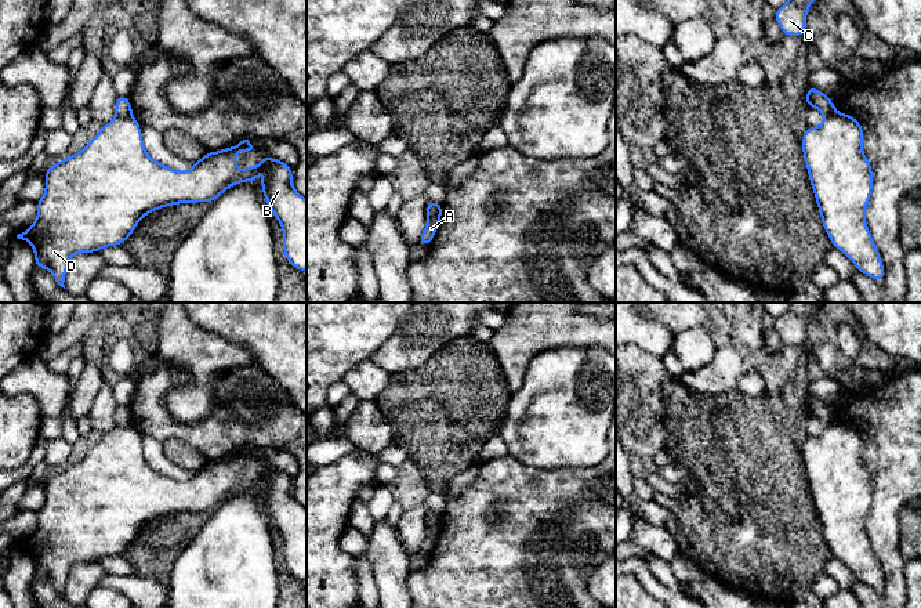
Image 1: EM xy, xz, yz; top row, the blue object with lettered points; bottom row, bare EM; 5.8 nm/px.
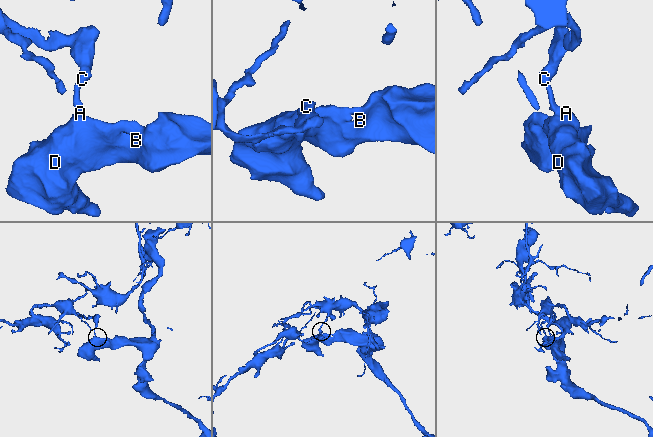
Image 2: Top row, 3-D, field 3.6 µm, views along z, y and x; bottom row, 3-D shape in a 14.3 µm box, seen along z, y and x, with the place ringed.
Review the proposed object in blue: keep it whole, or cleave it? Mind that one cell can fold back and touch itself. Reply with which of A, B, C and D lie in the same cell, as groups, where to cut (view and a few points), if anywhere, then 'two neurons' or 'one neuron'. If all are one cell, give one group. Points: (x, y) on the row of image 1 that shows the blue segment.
A B D / C; cut in xy along (131, 114), (116, 116); two neurons

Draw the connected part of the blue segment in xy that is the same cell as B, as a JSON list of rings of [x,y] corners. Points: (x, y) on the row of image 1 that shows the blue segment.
[[[133,115],[116,116],[112,122],[102,126],[95,137],[76,155],[65,156],[64,160],[52,164],[44,171],[46,191],[36,202],[37,217],[35,222],[17,238],[26,240],[35,250],[35,267],[47,268],[55,282],[65,289],[65,275],[70,258],[76,253],[98,253],[104,247],[122,246],[134,232],[138,222],[149,213],[166,206],[180,203],[210,205],[221,196],[228,188],[239,182],[251,182],[257,180],[261,170],[268,171],[268,177],[261,180],[261,189],[269,206],[272,216],[280,222],[283,229],[283,257],[300,272],[307,271],[307,199],[301,196],[293,185],[293,167],[283,160],[264,155],[257,166],[247,166],[240,173],[236,167],[236,153],[251,151],[249,140],[236,145],[217,151],[206,152],[186,171],[178,171],[153,160],[145,146],[141,124]]]

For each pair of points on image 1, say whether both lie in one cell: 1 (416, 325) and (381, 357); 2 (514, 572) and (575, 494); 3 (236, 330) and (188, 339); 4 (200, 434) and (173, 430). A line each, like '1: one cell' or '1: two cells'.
1: one cell
2: one cell
3: two cells
4: one cell

